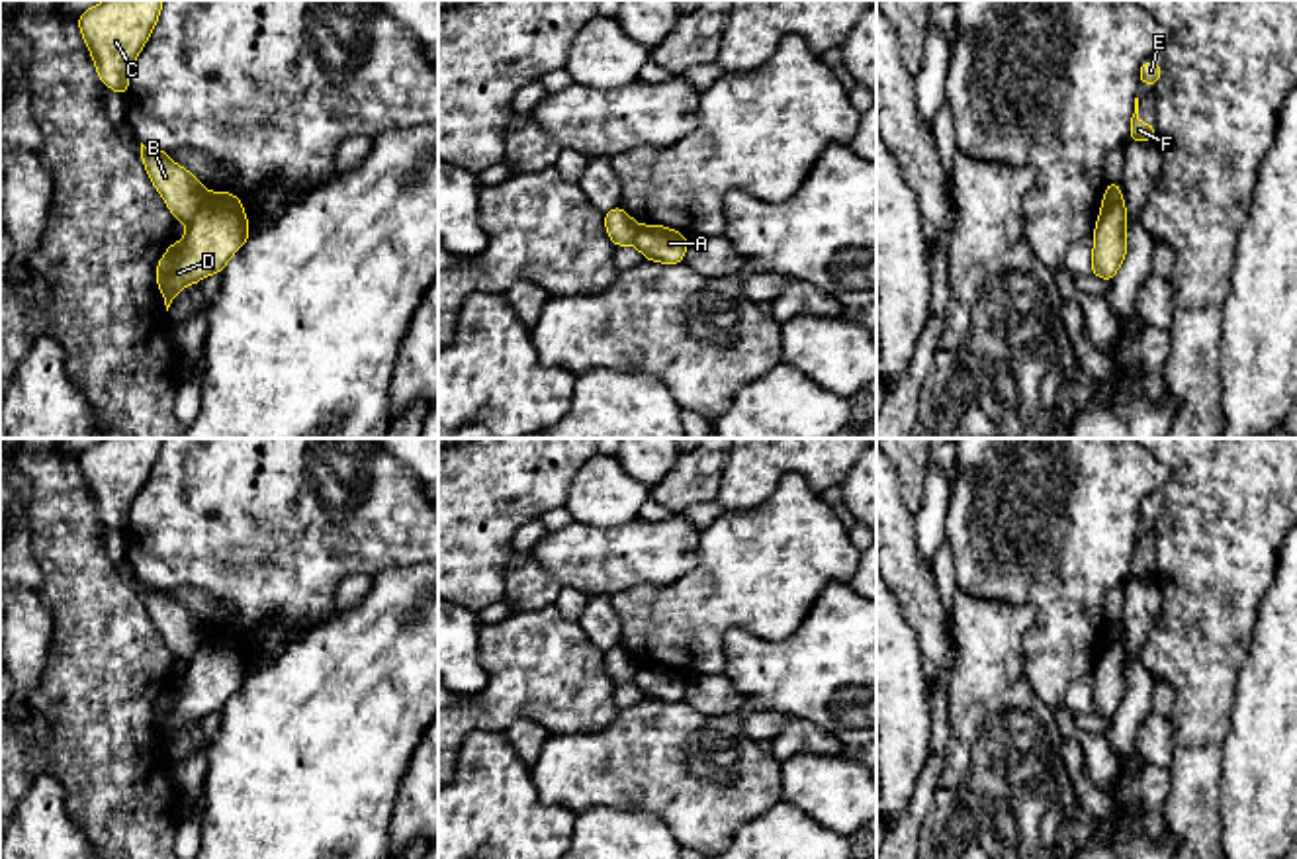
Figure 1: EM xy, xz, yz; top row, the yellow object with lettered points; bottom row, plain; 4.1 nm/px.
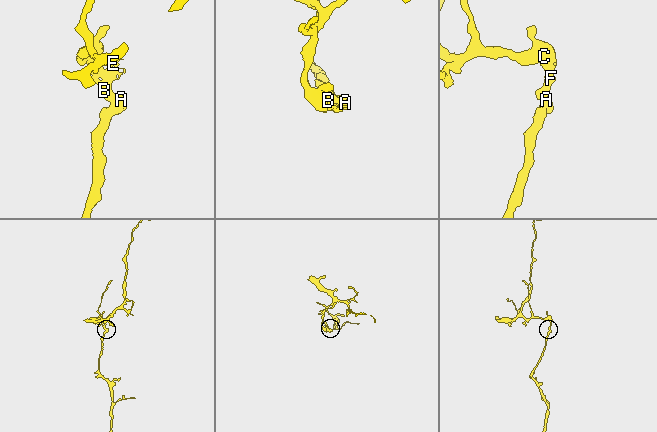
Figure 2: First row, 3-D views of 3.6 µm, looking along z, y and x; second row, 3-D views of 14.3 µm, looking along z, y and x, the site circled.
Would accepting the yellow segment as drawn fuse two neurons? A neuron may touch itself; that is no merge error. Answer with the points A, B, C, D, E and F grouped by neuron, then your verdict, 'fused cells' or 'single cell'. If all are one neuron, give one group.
A D / B C E F; fused cells

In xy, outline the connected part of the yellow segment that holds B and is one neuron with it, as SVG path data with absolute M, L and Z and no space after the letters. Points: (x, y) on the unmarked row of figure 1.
M141 581L147 612L176 659L190 659L201 644L203 624L184 605L170 599L166 589L153 589Z

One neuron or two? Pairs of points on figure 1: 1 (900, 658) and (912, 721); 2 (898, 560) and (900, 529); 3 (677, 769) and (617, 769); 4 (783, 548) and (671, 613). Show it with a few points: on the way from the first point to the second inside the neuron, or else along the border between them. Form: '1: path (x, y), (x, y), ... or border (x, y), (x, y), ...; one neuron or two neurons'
1: path (900, 674), (900, 705); one neuron
2: path (898, 552), (898, 537); one neuron
3: path (662, 769), (632, 769); one neuron
4: path (756, 572), (699, 607); one neuron

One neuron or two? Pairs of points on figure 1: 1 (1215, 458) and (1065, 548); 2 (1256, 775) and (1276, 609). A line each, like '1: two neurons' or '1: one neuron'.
1: two neurons
2: one neuron

